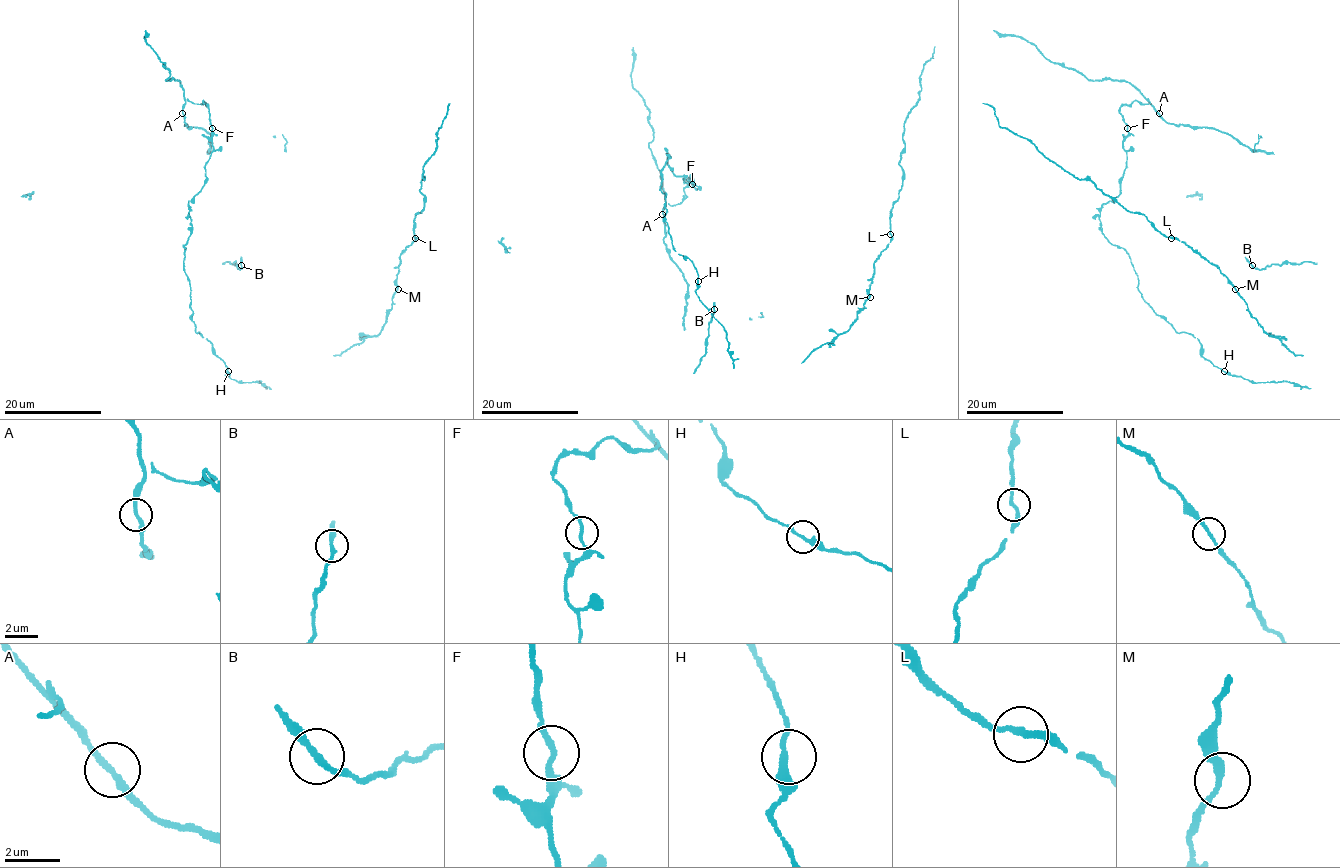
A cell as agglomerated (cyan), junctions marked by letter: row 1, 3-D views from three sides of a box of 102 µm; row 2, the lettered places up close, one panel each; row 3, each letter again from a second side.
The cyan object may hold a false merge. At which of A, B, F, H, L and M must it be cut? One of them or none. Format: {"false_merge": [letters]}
{"false_merge": []}

